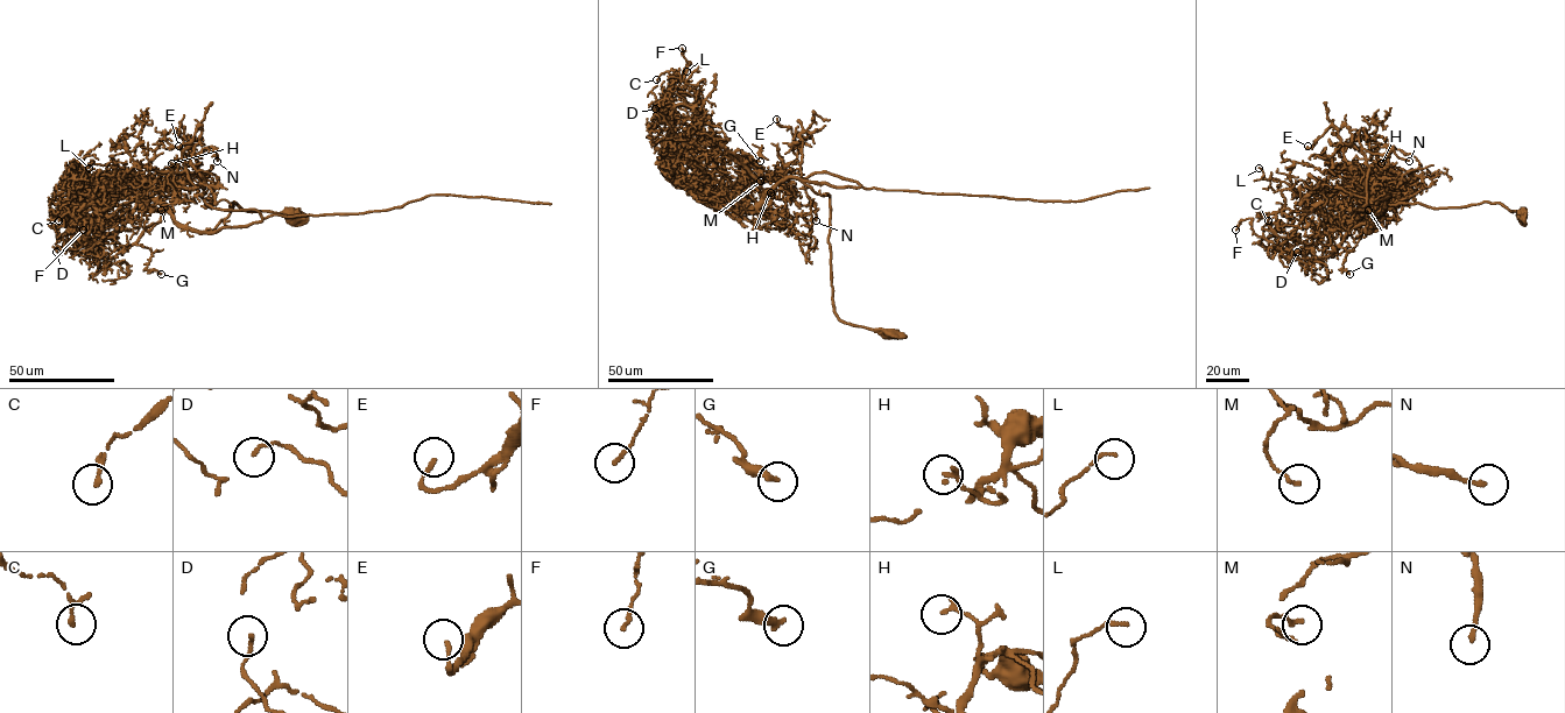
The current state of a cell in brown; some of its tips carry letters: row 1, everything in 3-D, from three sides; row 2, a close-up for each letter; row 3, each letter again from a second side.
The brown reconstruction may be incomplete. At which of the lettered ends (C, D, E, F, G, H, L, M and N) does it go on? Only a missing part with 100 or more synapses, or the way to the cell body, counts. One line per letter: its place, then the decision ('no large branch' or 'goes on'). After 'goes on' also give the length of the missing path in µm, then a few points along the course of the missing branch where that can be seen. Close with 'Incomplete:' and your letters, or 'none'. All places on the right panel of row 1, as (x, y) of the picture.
C: at (1268, 220); no large branch
D: at (1297, 252); no large branch
E: at (1308, 146); no large branch
F: at (1235, 230); no large branch
G: at (1350, 274); no large branch
H: at (1381, 163); no large branch
L: at (1259, 168); no large branch
M: at (1368, 210); no large branch
N: at (1409, 161); no large branch
Incomplete: none

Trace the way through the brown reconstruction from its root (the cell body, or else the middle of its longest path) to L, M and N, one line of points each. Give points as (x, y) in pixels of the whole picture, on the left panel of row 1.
L: (293, 217), (234, 202), (212, 231), (199, 231), (131, 190), (107, 190), (77, 206), (61, 192), (89, 168)
M: (293, 217), (234, 202), (212, 231), (199, 231), (178, 224), (164, 205), (140, 202), (161, 210)
N: (293, 217), (234, 202), (206, 232), (261, 219), (211, 207), (182, 149), (212, 148), (217, 161)

